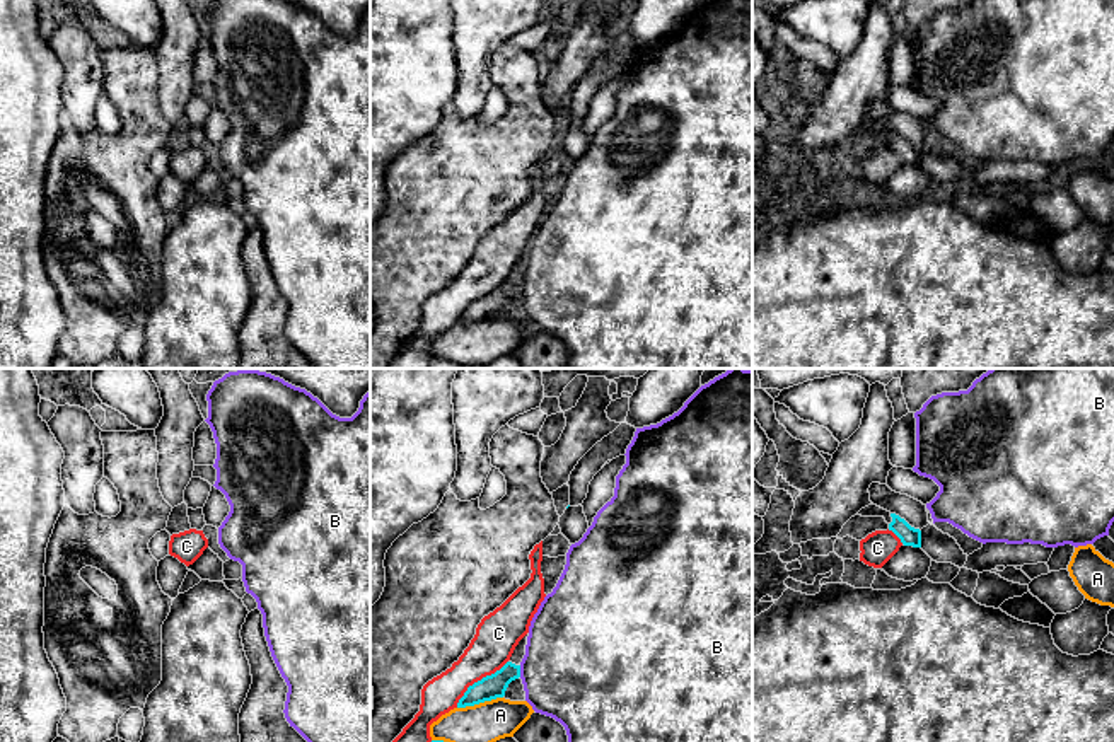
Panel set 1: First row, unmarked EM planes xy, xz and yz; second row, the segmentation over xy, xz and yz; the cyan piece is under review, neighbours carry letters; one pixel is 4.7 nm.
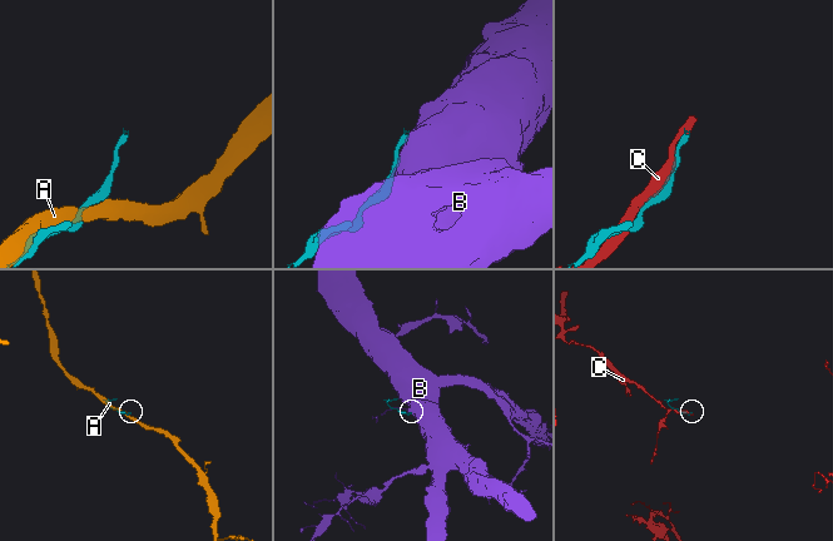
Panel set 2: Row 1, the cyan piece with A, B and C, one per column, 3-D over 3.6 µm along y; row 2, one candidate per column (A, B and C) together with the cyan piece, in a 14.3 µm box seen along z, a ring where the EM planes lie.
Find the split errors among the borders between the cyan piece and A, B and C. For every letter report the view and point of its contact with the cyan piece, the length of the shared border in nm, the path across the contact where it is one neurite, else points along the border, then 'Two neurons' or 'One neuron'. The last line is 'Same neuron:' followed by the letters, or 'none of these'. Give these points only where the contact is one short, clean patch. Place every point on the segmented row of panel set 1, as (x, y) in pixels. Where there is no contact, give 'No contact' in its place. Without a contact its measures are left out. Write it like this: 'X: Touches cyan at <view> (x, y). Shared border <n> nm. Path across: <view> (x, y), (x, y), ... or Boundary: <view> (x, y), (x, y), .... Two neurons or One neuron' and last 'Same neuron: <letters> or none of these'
A: Touches cyan at xz (480, 701). Shared border 220 nm. Two neurons
B: Touches cyan at xz (519, 671). Shared border 60 nm. Two neurons
C: Touches cyan at xz (478, 681). Shared border 340 nm. Two neurons
Same neuron: none of these

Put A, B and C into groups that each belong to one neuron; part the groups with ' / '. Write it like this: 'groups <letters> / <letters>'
groups A / B / C

